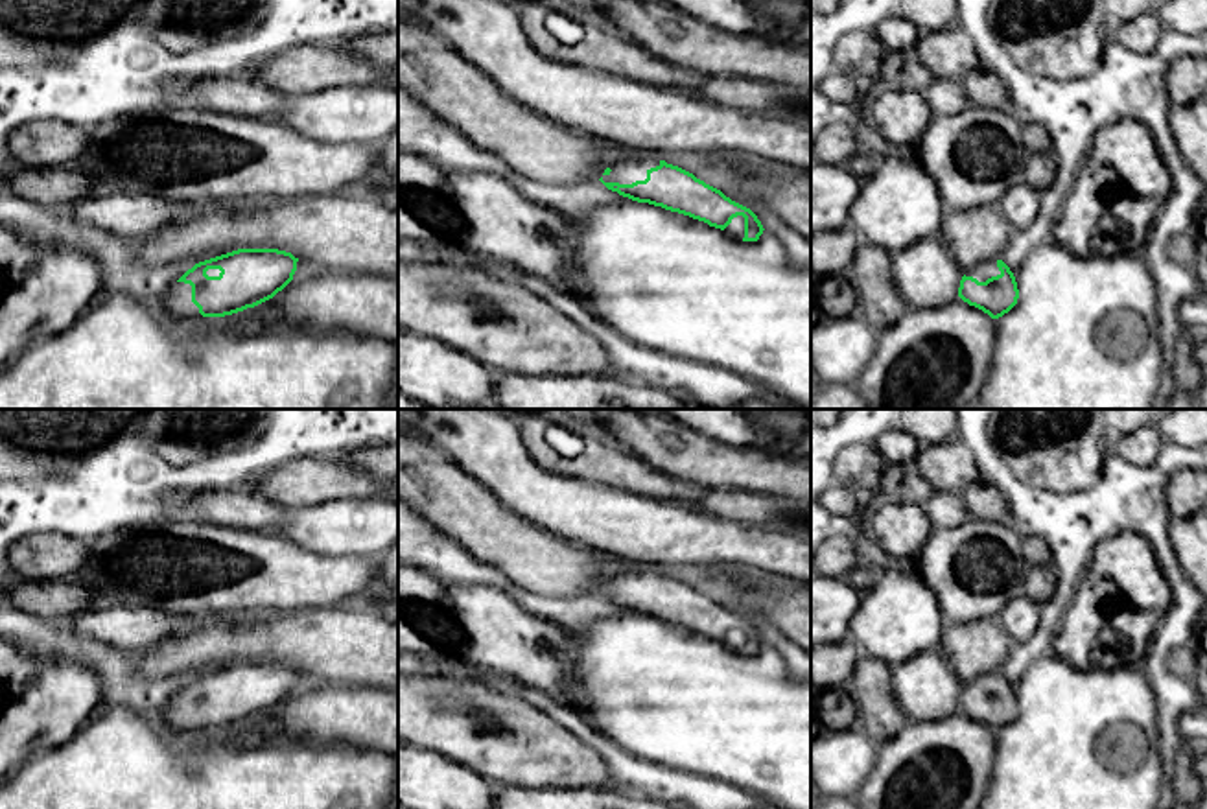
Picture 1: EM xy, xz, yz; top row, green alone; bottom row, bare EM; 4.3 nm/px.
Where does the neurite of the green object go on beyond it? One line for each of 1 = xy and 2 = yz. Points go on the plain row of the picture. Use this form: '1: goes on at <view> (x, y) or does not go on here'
1: goes on at xy (175, 714)
2: goes on at yz (986, 682)

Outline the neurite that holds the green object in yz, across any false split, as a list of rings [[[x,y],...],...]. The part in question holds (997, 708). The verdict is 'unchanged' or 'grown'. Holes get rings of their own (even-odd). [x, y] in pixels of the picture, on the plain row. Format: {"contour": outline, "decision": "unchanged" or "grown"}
{"contour": [[[988,673],[964,686],[958,709],[991,732],[999,732],[1017,717],[1019,702],[1014,686],[1002,673]]], "decision": "grown"}

